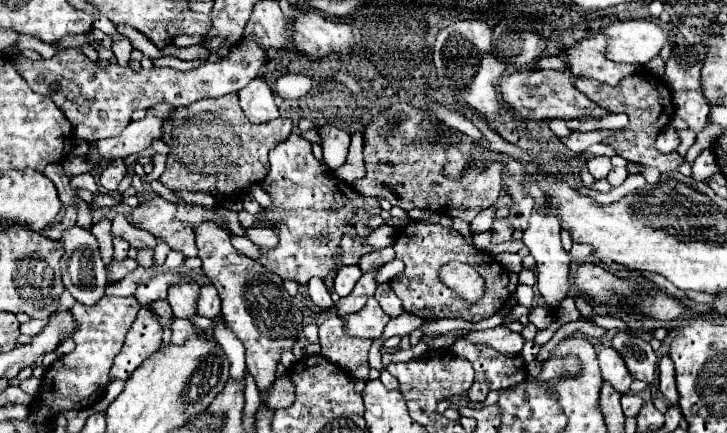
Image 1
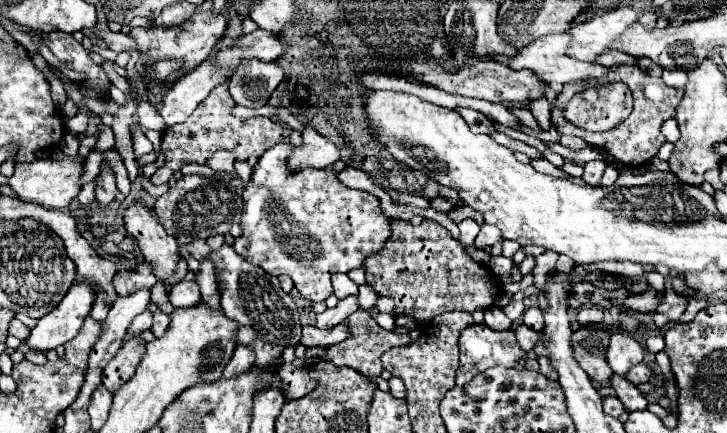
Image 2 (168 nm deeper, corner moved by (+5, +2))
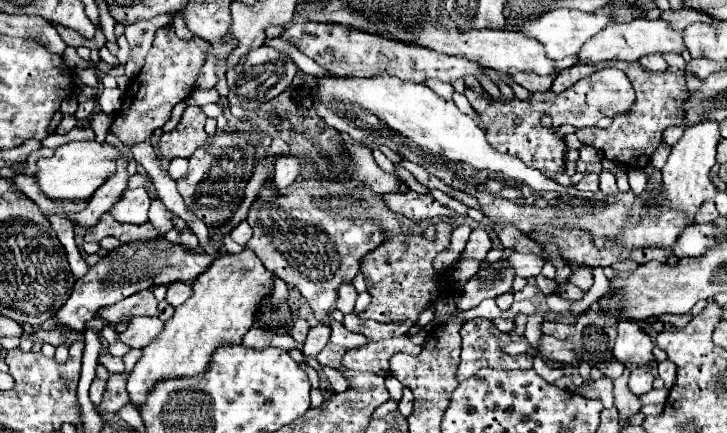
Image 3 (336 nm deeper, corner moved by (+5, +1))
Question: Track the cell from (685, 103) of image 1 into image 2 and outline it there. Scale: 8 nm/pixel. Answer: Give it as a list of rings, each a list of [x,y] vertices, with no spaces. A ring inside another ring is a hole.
[[[664,71],[662,79],[666,85],[672,85],[676,89],[684,89],[684,85],[686,85],[686,73],[684,71]]]

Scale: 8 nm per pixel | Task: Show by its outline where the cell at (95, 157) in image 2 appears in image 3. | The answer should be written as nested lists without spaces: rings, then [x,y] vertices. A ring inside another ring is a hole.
[[[96,114],[96,116],[92,118],[92,128],[94,128],[98,140],[100,140],[100,138],[106,138],[106,132],[108,132],[110,124],[112,124],[112,118],[110,118],[108,114]]]

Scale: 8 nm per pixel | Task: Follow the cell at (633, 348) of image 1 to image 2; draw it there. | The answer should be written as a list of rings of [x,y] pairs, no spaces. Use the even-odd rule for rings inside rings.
[[[644,361],[638,363],[638,365],[634,365],[634,367],[626,373],[626,379],[628,379],[630,383],[634,383],[634,385],[648,383],[648,379],[650,379],[650,369],[648,369],[648,365],[646,365]]]

